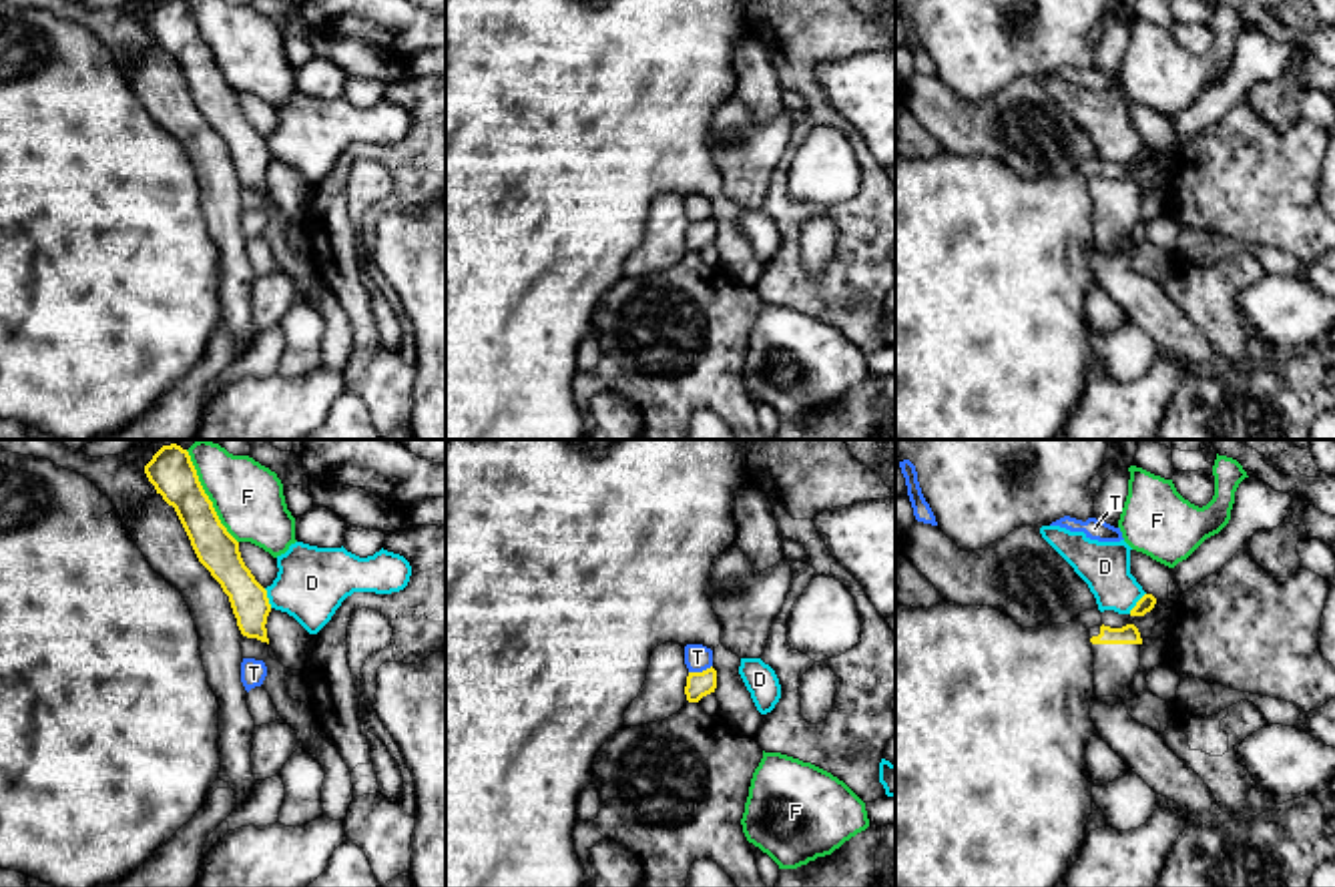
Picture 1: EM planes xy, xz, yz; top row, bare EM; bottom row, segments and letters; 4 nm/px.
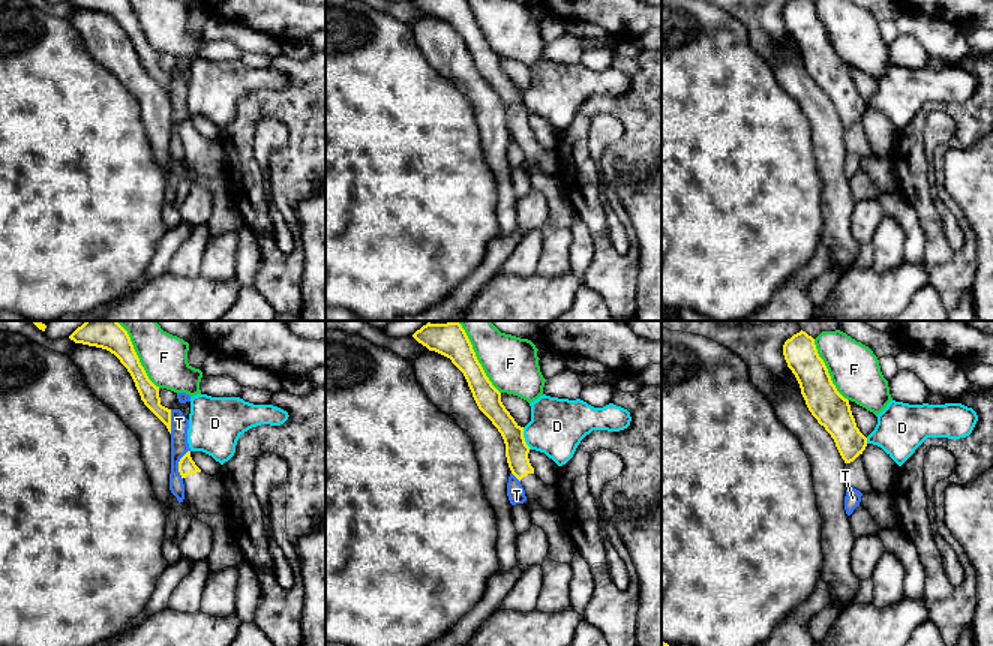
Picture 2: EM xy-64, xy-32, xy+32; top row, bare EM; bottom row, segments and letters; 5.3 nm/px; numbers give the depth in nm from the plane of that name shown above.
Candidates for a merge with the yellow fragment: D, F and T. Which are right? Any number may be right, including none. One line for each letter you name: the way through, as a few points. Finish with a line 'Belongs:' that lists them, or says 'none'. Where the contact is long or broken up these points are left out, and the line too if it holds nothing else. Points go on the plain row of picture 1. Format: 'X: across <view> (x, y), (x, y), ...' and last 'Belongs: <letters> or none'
Belongs: none

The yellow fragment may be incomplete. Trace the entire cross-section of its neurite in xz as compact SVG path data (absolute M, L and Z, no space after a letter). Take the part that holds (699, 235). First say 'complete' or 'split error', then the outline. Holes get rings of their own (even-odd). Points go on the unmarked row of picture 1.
complete; M711 217L703 223L689 223L685 245L689 253L699 253L703 247L715 243L717 221Z

